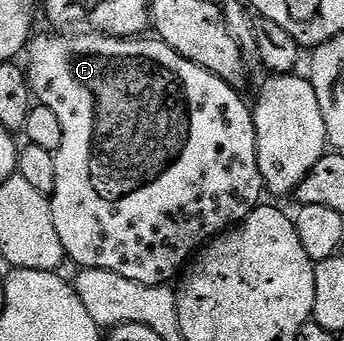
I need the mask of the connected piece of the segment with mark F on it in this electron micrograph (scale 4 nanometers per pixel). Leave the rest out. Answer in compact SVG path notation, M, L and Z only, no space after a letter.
M38 33L31 38L24 52L24 70L30 83L31 96L41 106L50 107L52 113L60 117L60 126L64 128L64 141L60 141L60 149L54 156L56 189L50 199L52 217L55 218L56 230L60 233L70 263L79 263L77 266L82 269L95 267L115 271L120 273L120 277L128 277L128 281L140 281L140 285L166 285L179 278L180 272L199 248L248 218L263 202L264 184L260 166L257 165L254 113L230 84L200 65L180 57L180 53L157 37L119 39L116 35L89 34L66 36Z

